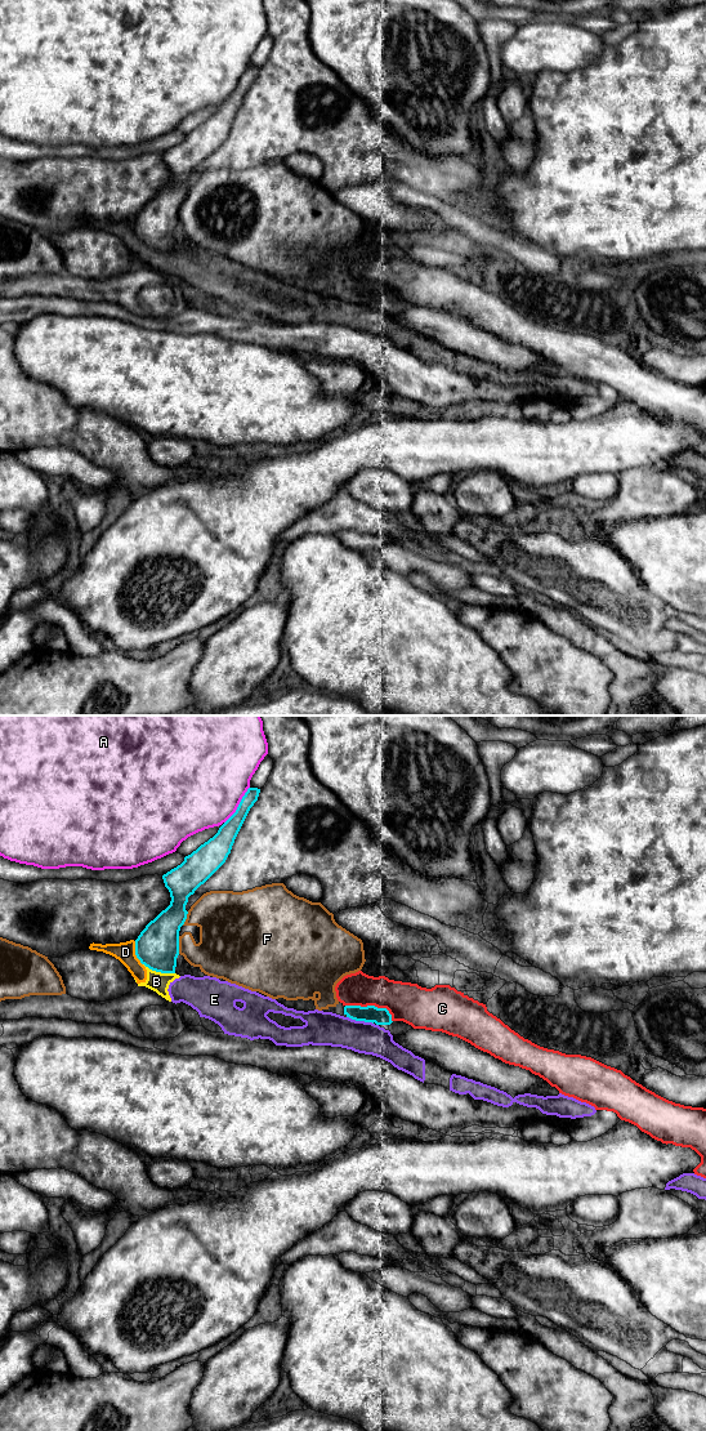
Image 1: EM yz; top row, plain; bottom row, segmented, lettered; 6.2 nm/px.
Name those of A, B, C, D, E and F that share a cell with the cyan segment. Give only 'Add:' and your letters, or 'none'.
Add: none

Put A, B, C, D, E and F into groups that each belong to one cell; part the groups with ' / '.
A / B D E / C / F

